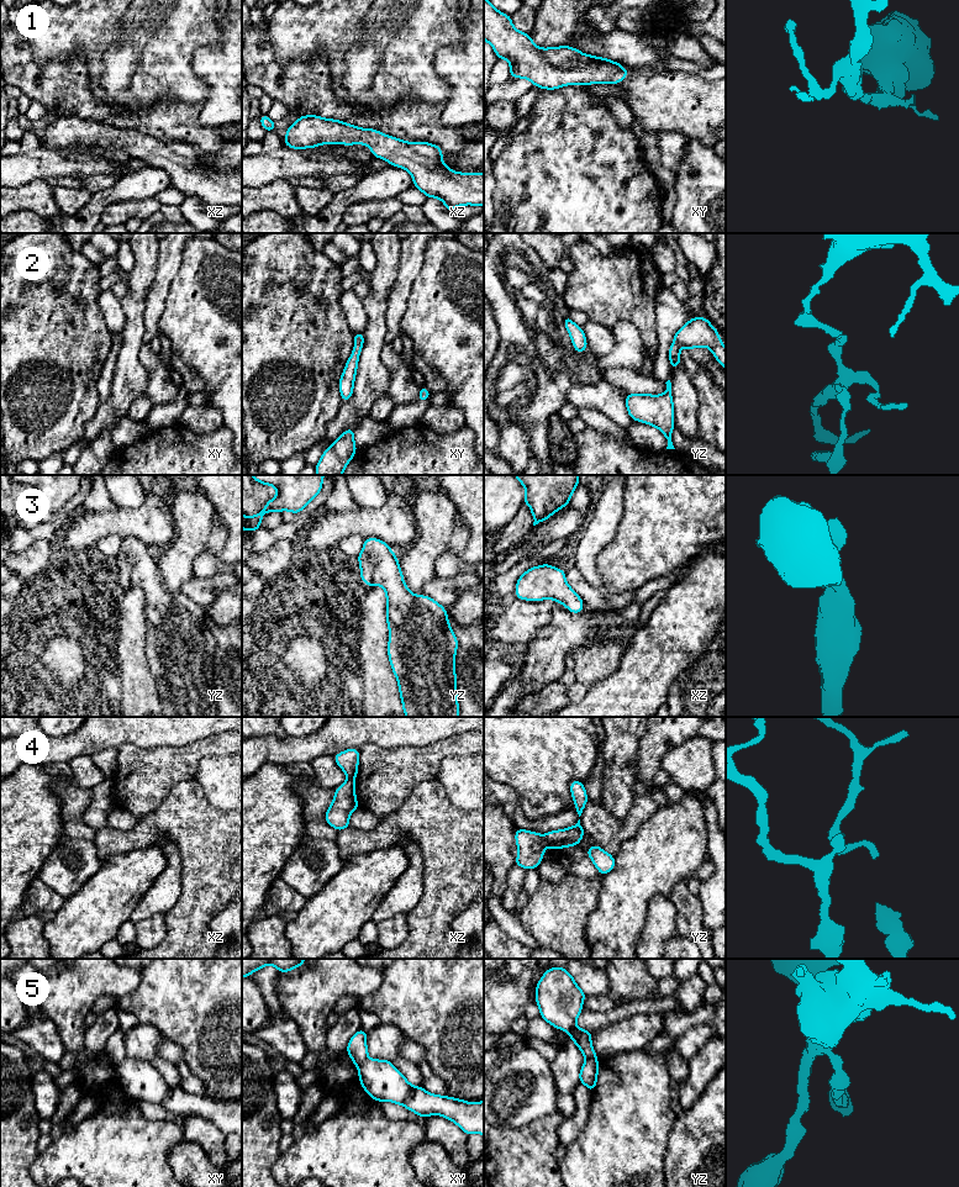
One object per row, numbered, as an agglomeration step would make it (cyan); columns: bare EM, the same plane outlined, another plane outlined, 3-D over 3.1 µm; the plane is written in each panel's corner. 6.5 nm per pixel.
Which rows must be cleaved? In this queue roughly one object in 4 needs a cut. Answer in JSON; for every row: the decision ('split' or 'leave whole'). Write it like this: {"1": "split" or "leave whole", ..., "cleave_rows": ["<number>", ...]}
{"1": "leave whole", "2": "leave whole", "3": "leave whole", "4": "split", "5": "split", "cleave_rows": ["4", "5"]}

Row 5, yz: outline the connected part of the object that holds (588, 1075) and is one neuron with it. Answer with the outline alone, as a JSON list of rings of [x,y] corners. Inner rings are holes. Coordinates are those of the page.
[[[597,1059],[585,1061],[579,1072],[579,1081],[584,1083],[590,1092],[592,1092],[596,1086],[597,1072],[599,1072]]]

